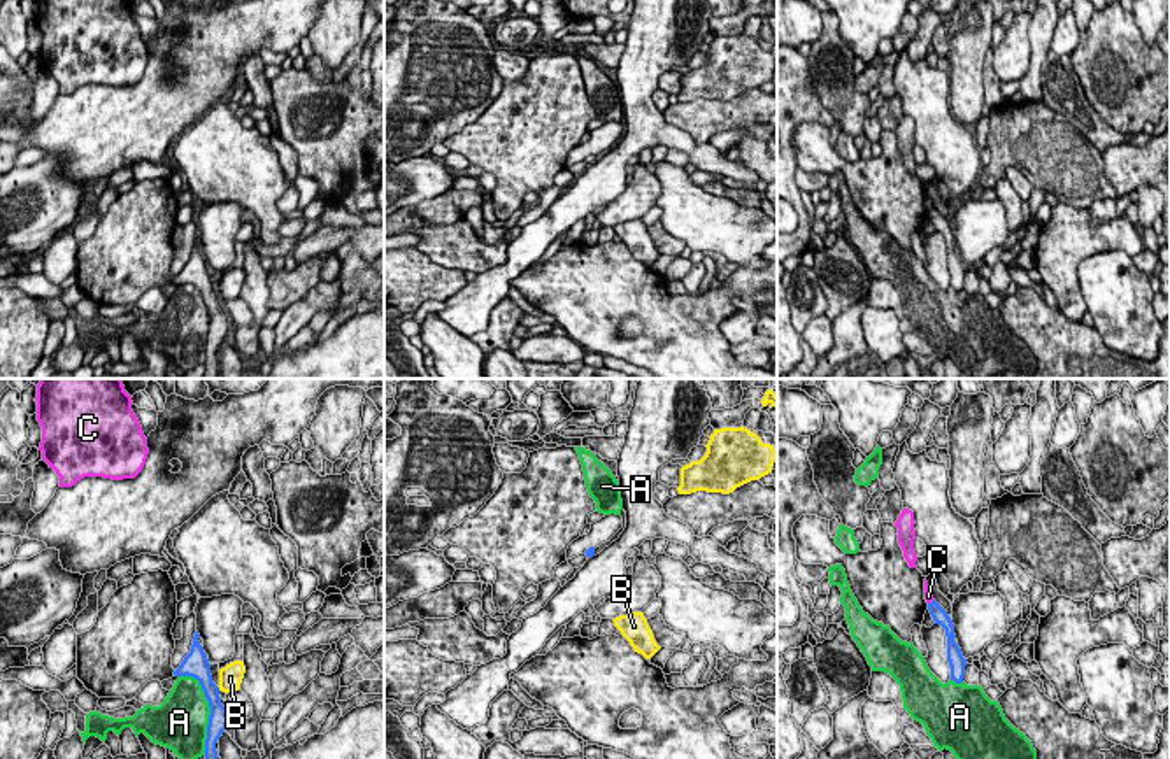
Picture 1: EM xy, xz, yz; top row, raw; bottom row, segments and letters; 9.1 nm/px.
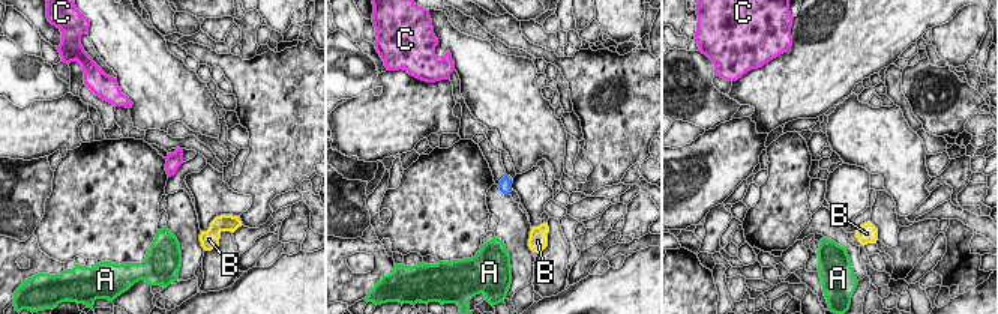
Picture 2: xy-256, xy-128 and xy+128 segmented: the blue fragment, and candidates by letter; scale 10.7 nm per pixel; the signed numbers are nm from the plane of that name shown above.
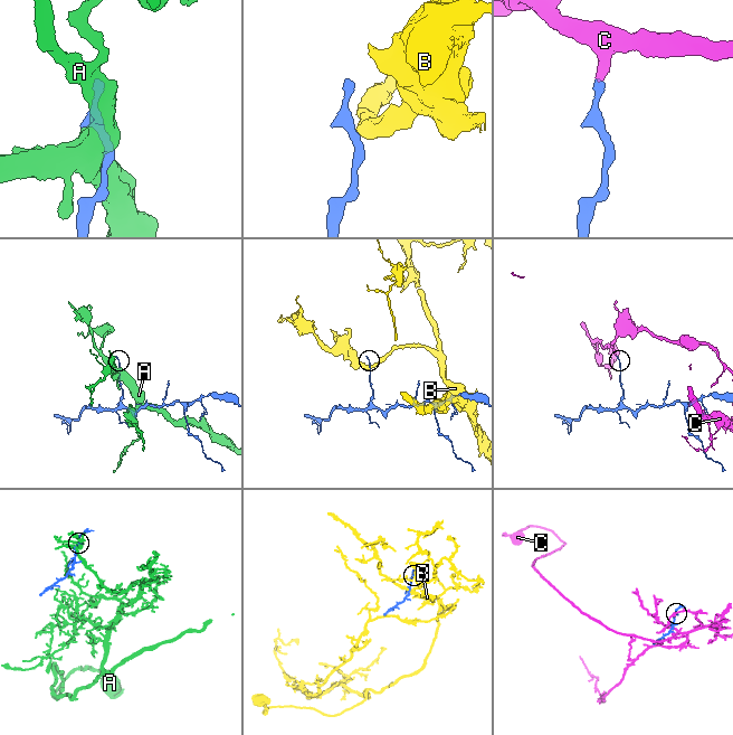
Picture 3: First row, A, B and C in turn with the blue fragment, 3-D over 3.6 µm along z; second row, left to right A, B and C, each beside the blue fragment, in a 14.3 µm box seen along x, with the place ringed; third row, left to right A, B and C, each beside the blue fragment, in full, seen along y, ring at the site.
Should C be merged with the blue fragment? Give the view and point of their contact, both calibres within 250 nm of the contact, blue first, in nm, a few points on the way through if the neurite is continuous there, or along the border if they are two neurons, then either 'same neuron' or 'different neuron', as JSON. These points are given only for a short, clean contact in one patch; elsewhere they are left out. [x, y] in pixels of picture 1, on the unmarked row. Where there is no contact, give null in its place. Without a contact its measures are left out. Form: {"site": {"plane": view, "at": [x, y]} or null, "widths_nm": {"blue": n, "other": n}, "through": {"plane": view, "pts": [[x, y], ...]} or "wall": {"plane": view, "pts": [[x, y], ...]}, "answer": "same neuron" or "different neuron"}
{"site": {"plane": "yz", "at": [932, 209]}, "widths_nm": {"blue": 140, "other": 90}, "wall": {"plane": "yz", "pts": [[934, 207], [928, 211]]}, "answer": "different neuron"}

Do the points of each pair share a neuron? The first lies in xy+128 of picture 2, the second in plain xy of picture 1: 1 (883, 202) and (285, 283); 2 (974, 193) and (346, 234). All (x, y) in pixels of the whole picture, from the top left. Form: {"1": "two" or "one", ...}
{"1": "two", "2": "one"}

